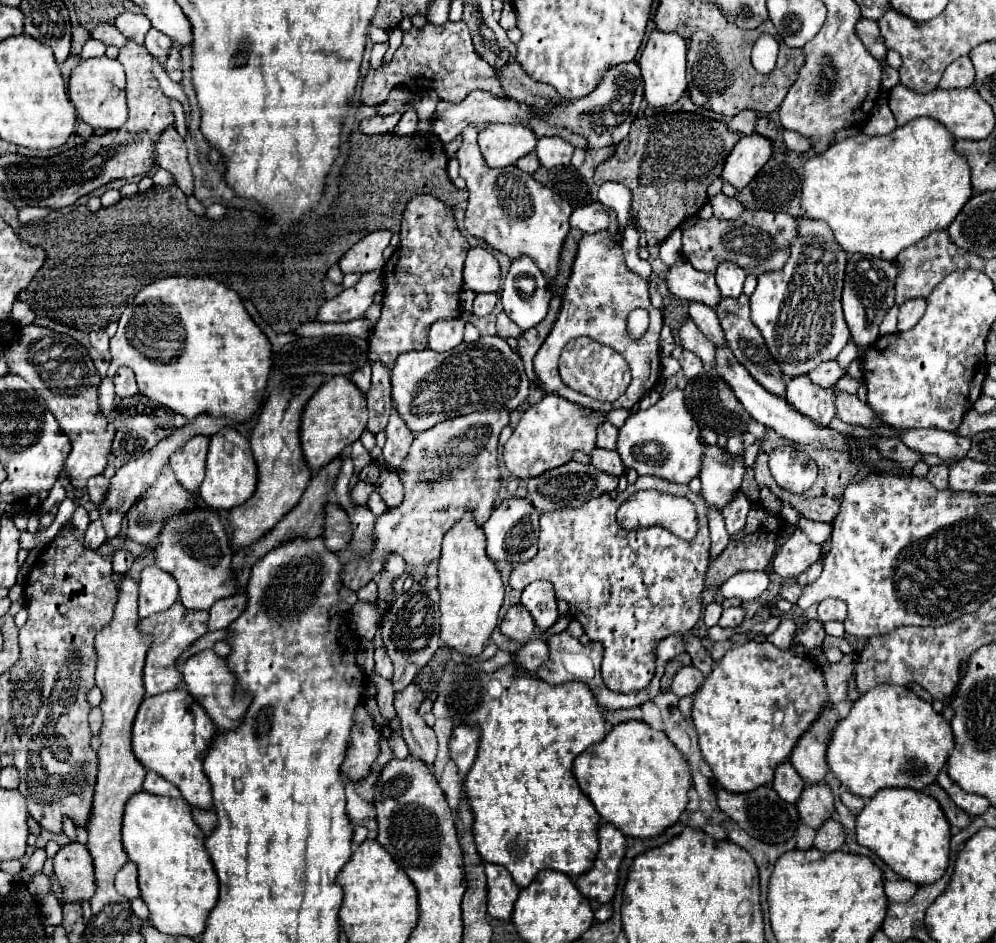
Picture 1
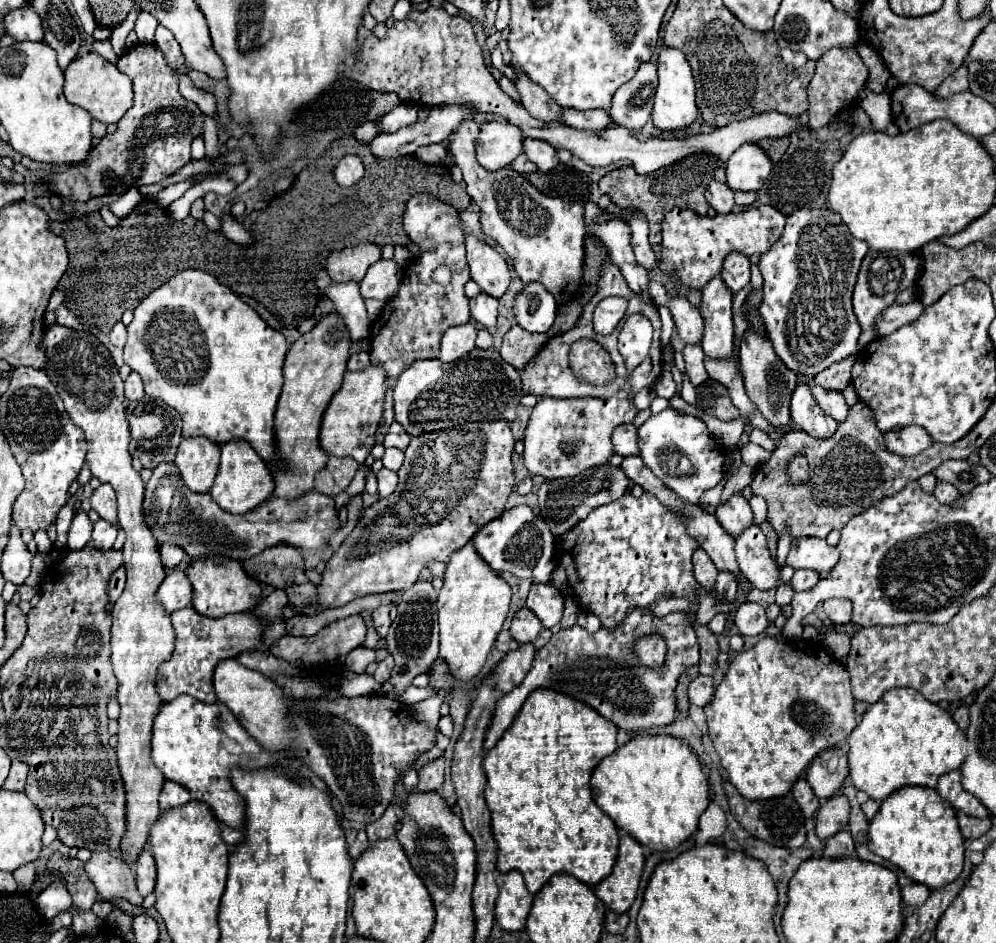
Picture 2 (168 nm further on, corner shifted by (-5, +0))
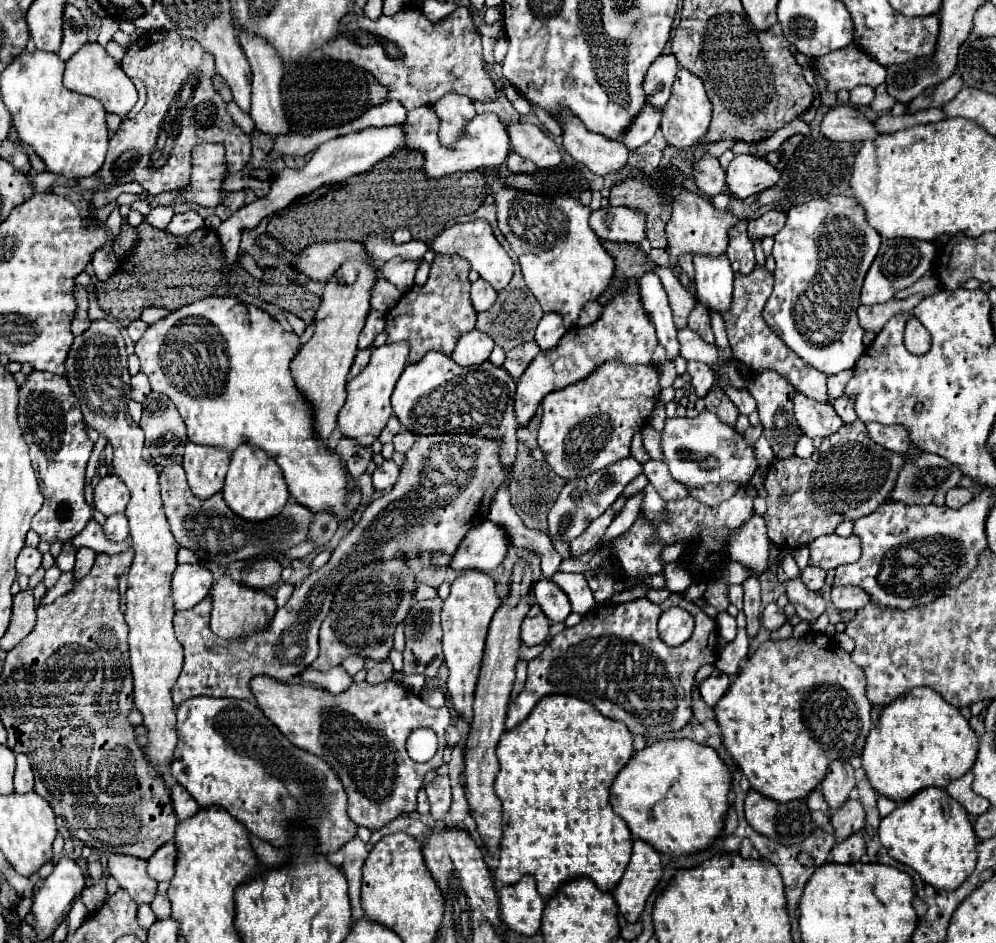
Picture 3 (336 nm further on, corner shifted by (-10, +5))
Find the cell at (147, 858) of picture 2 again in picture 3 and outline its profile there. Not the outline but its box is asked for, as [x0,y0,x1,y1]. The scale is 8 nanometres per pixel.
[148,840,176,882]

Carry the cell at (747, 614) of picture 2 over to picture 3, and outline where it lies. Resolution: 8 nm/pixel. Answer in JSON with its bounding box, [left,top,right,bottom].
[762,602,788,630]

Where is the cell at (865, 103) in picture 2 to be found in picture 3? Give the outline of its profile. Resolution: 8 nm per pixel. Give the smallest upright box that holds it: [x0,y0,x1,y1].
[850,86,874,104]

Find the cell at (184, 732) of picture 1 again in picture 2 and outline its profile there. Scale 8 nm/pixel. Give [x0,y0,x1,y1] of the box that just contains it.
[151,695,273,829]

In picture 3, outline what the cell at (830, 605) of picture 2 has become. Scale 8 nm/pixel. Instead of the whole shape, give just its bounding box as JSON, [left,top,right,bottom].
[830,586,870,610]

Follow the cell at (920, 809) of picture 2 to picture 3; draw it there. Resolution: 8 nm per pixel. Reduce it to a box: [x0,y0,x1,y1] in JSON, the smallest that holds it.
[878,788,978,890]

